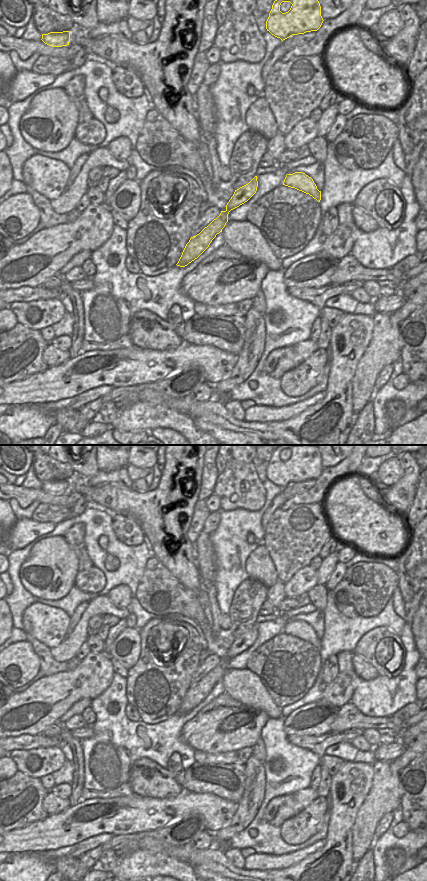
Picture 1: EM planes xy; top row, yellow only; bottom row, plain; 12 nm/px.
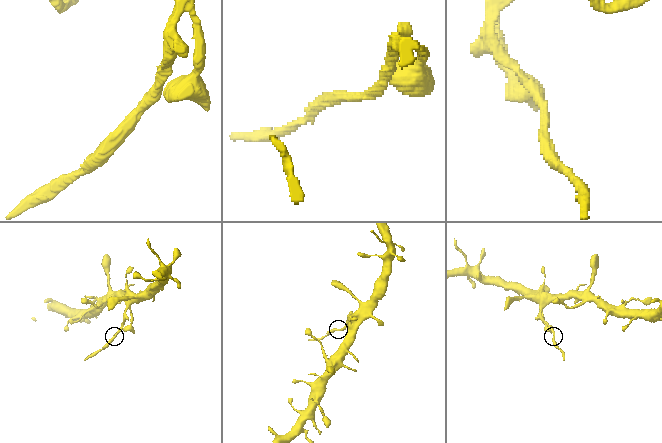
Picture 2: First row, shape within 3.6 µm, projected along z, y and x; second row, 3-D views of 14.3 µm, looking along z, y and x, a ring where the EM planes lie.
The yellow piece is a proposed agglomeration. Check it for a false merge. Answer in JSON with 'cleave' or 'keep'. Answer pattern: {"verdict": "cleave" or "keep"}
{"verdict": "cleave"}

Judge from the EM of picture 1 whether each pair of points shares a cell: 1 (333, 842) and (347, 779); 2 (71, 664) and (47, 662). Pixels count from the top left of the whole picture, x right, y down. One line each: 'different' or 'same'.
1: same
2: same

